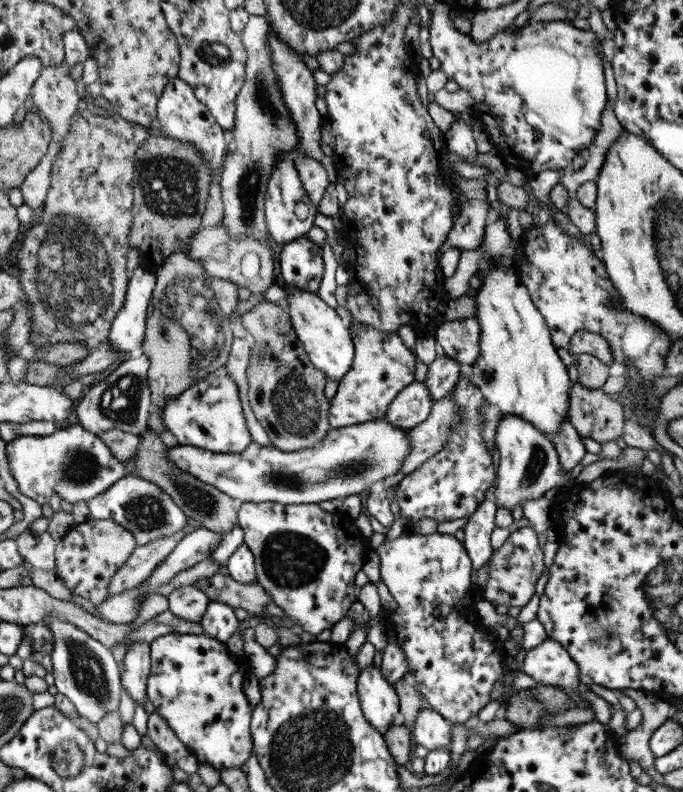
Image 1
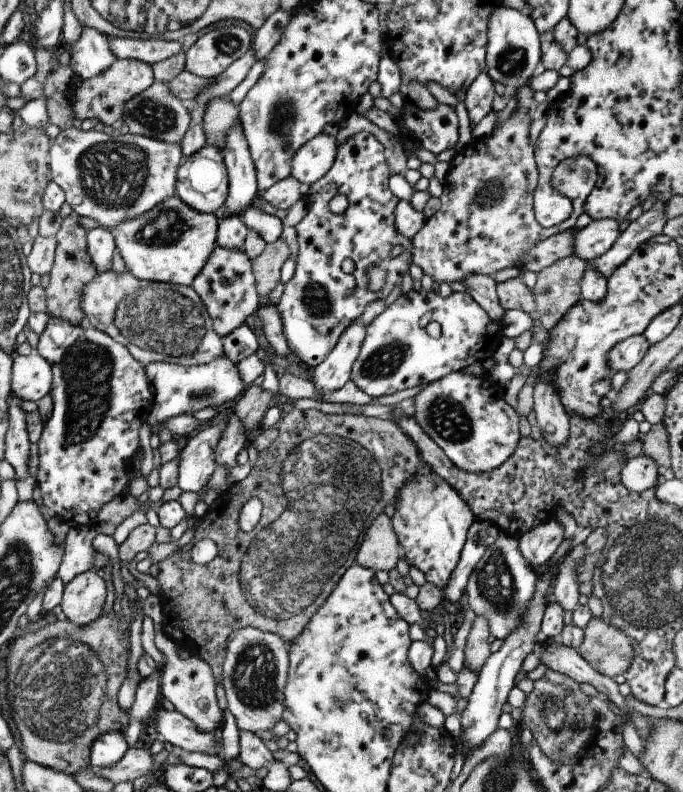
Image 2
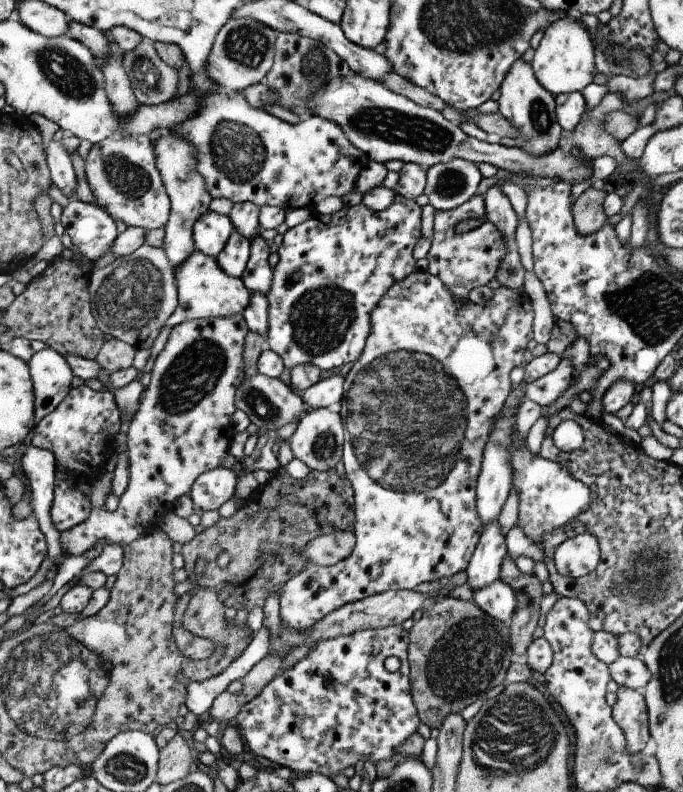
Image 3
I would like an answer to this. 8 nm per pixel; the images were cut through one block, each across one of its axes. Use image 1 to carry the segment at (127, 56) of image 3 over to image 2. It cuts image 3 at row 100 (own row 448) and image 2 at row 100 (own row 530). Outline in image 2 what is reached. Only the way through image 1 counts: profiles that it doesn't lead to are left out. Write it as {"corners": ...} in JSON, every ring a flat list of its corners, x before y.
{"corners":[[214,98,203,115,203,132,206,143,223,147,226,131,239,119,239,108,231,104,230,98]]}

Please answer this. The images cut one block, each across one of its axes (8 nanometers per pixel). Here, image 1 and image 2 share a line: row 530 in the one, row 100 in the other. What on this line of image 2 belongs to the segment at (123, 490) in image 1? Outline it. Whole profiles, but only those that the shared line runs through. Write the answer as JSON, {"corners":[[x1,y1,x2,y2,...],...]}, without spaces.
{"corners":[[156,80,154,82,155,84,152,84,145,92,134,96,134,99,125,105,124,126,127,126,129,133,134,135,145,135,170,143,181,143,191,122,188,105,177,100,177,97,169,92,168,84]]}

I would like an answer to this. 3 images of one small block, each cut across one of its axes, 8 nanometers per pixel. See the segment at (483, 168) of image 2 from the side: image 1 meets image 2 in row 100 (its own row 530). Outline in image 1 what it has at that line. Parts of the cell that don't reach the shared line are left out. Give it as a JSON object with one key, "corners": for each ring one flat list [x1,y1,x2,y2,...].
{"corners":[[532,526,517,529,498,550,494,551,490,565,490,576,484,588,478,589,478,596,494,607,524,607,535,594,536,582,543,574,544,553,538,542,538,534]]}

